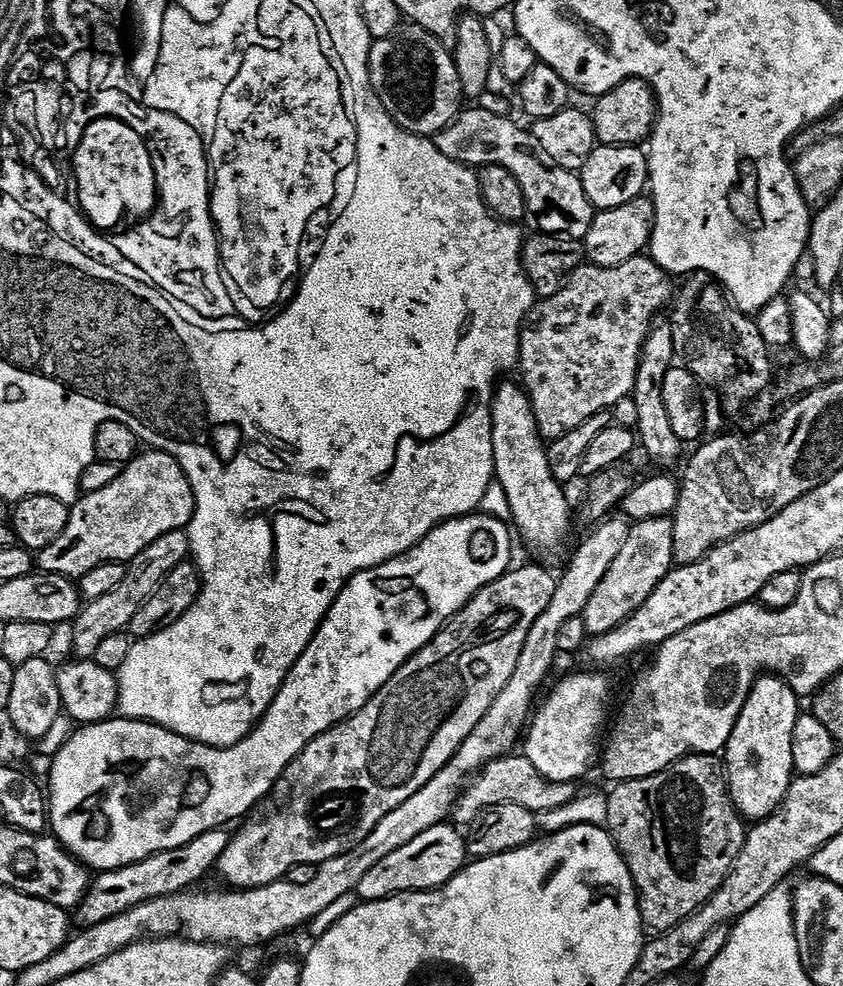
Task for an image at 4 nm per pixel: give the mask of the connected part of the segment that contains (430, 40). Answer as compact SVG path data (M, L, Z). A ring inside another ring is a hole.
M411 22L401 23L389 36L373 43L368 55L368 73L370 86L386 114L402 130L415 136L435 138L456 120L462 111L460 103L466 100L450 49L438 42L434 34Z

